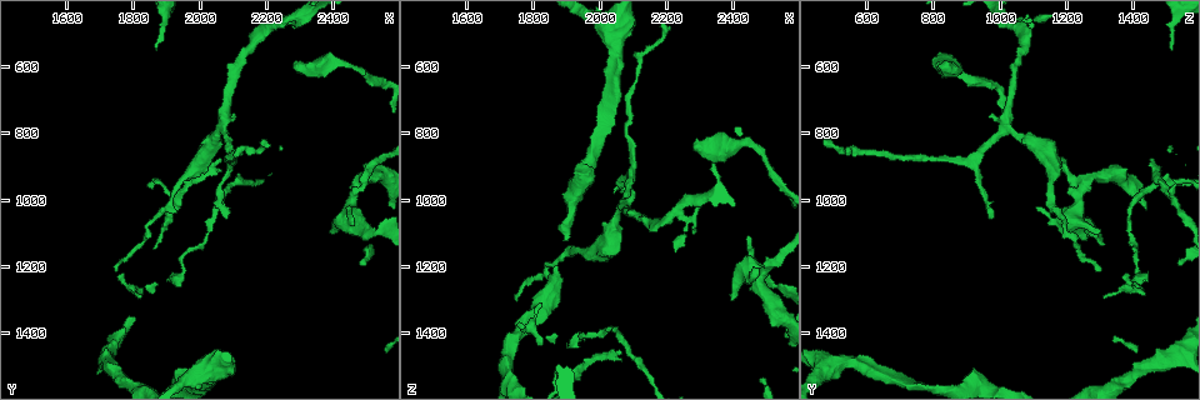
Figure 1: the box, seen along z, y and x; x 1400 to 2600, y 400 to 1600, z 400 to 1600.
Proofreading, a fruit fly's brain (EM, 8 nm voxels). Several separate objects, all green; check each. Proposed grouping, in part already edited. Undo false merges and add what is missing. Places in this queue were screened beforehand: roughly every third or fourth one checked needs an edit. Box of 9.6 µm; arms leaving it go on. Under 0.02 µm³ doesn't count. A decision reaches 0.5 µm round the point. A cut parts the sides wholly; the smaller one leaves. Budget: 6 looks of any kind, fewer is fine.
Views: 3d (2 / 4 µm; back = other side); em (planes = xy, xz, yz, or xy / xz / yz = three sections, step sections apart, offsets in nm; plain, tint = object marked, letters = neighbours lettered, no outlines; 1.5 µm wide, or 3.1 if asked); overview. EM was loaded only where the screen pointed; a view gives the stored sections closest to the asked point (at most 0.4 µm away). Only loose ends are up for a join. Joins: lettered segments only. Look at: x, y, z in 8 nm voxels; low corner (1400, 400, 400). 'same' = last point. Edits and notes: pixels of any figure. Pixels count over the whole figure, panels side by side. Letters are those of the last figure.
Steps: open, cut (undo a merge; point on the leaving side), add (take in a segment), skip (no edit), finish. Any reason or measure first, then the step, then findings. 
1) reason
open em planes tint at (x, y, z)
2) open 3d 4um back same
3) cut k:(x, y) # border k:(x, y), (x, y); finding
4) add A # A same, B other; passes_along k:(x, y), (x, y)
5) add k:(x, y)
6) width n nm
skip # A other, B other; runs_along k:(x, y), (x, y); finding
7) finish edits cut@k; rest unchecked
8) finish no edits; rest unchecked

an open end
open 3d 2um back at (1870, 550, 1510)

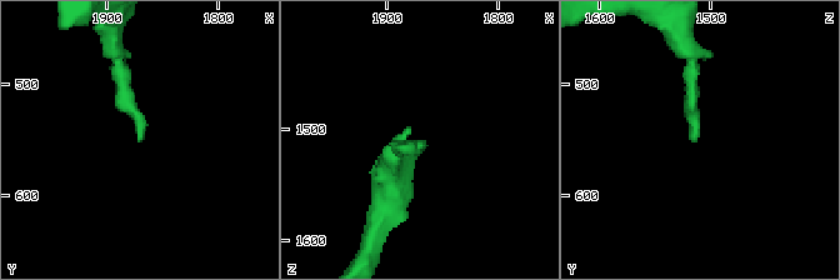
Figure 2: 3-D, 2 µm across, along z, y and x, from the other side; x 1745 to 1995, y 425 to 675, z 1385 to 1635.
shape alone is not enough
open em planes plain at (1864, 546, 1514)

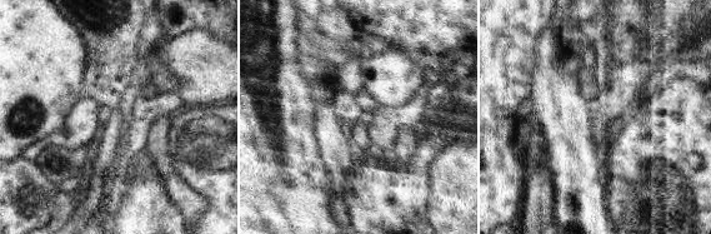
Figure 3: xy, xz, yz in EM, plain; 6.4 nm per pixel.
open em planes letters same

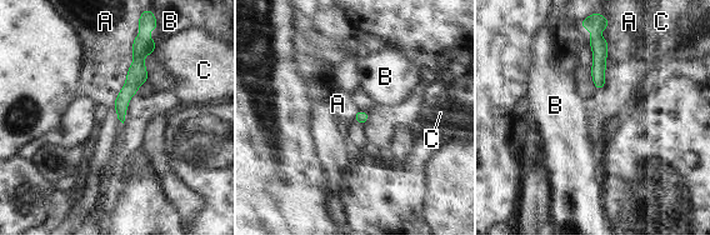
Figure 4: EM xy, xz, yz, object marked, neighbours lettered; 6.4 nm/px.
skip # A other, B other, C other; no lettered segment goes on from it

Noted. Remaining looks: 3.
calibre changes
open em xz step 8 tint at (1930, 1010, 1530)

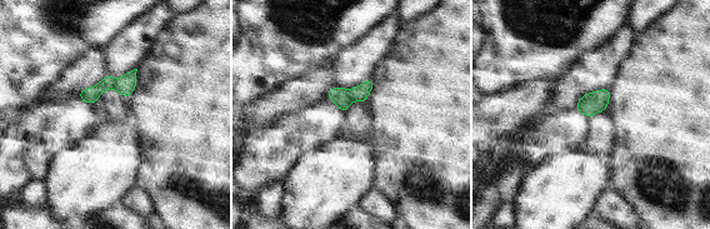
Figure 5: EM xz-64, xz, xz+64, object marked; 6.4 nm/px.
see the neighbours
open em xz step 8 letters same

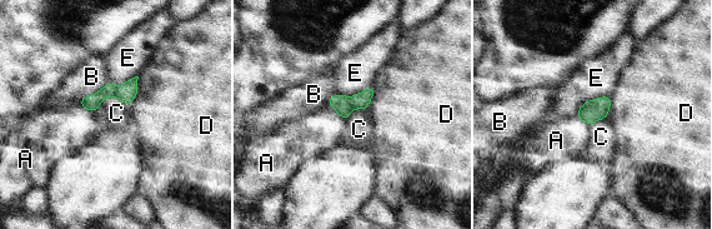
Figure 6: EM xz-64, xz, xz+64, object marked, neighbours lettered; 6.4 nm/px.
cut 6:(335, 99) # A other, B other, C other, D other, E other; border 6:(349, 98), (334, 106); a second neuron is stuck on

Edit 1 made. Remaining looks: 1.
finish edits cut@6; rest unchecked

